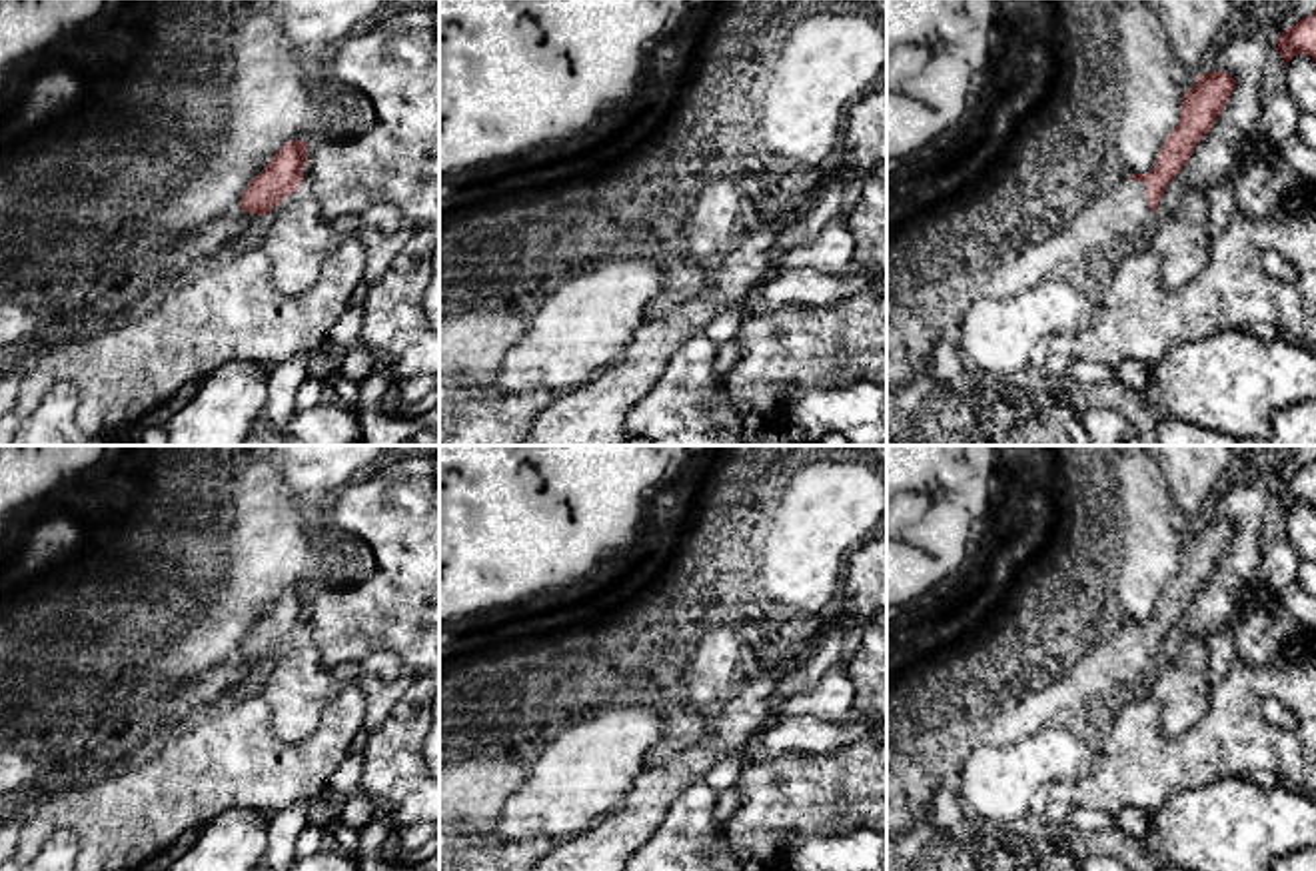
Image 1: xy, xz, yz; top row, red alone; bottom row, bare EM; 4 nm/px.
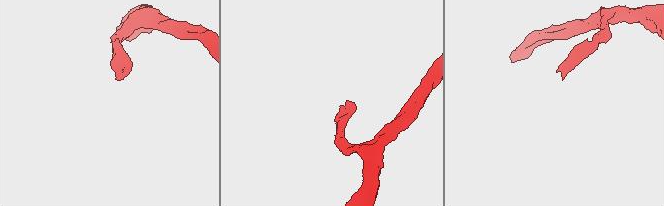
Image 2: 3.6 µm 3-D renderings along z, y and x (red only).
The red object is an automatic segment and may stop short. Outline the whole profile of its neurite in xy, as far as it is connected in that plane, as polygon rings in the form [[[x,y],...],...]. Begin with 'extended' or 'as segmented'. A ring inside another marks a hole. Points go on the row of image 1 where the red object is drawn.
as segmented; [[[292,140],[278,148],[266,168],[248,184],[240,198],[240,210],[266,216],[286,196],[298,192],[308,164],[308,144]]]

